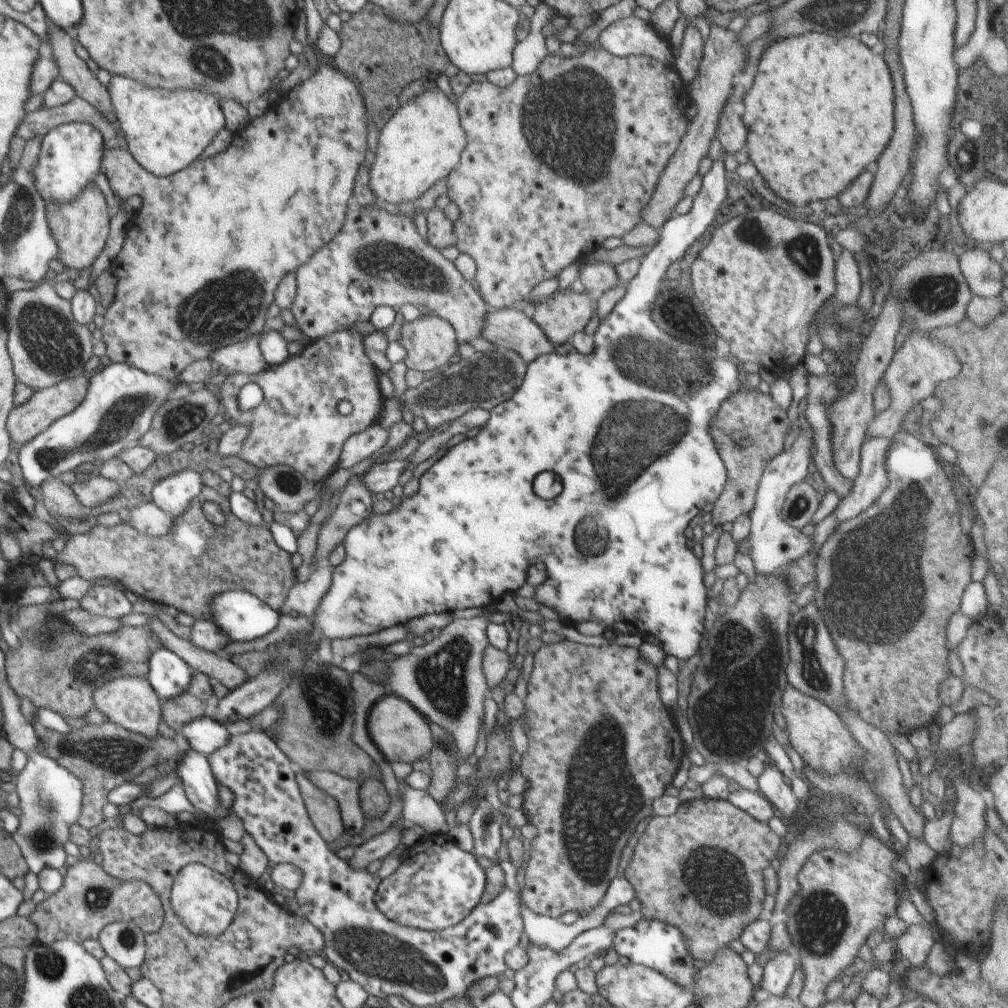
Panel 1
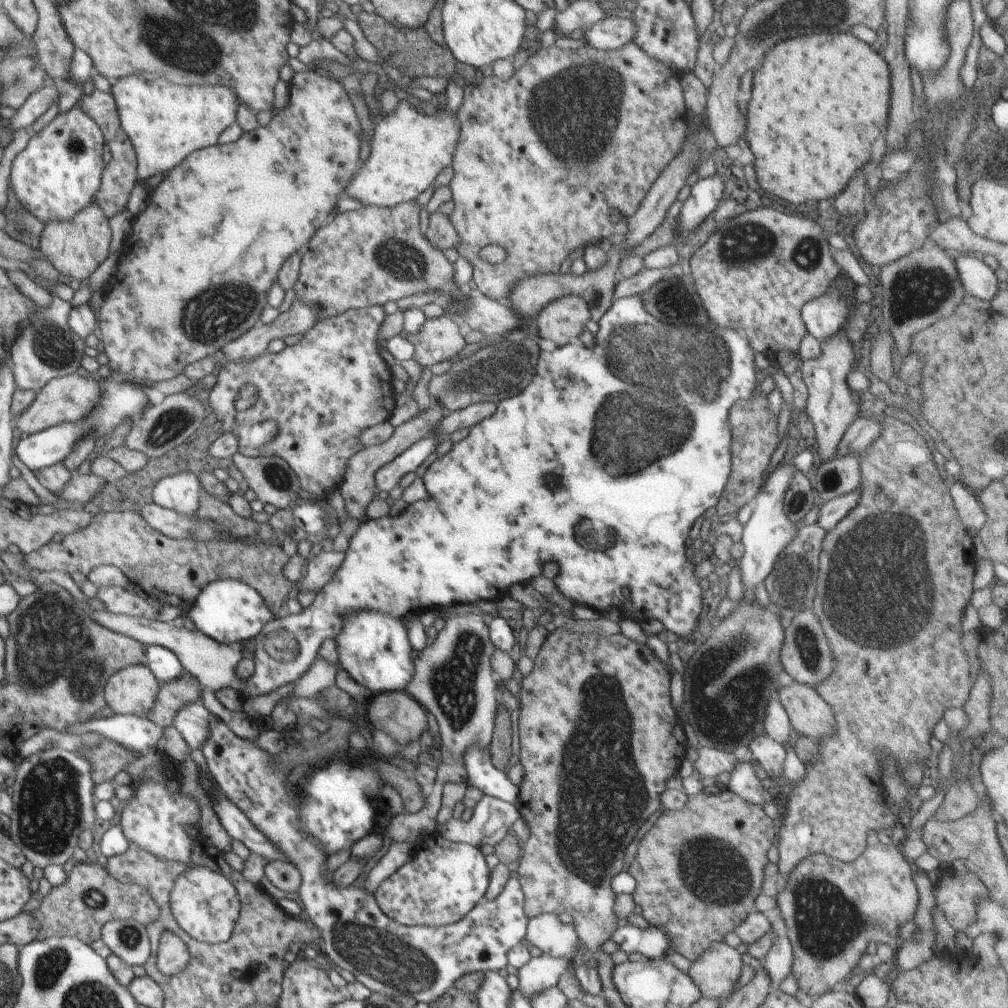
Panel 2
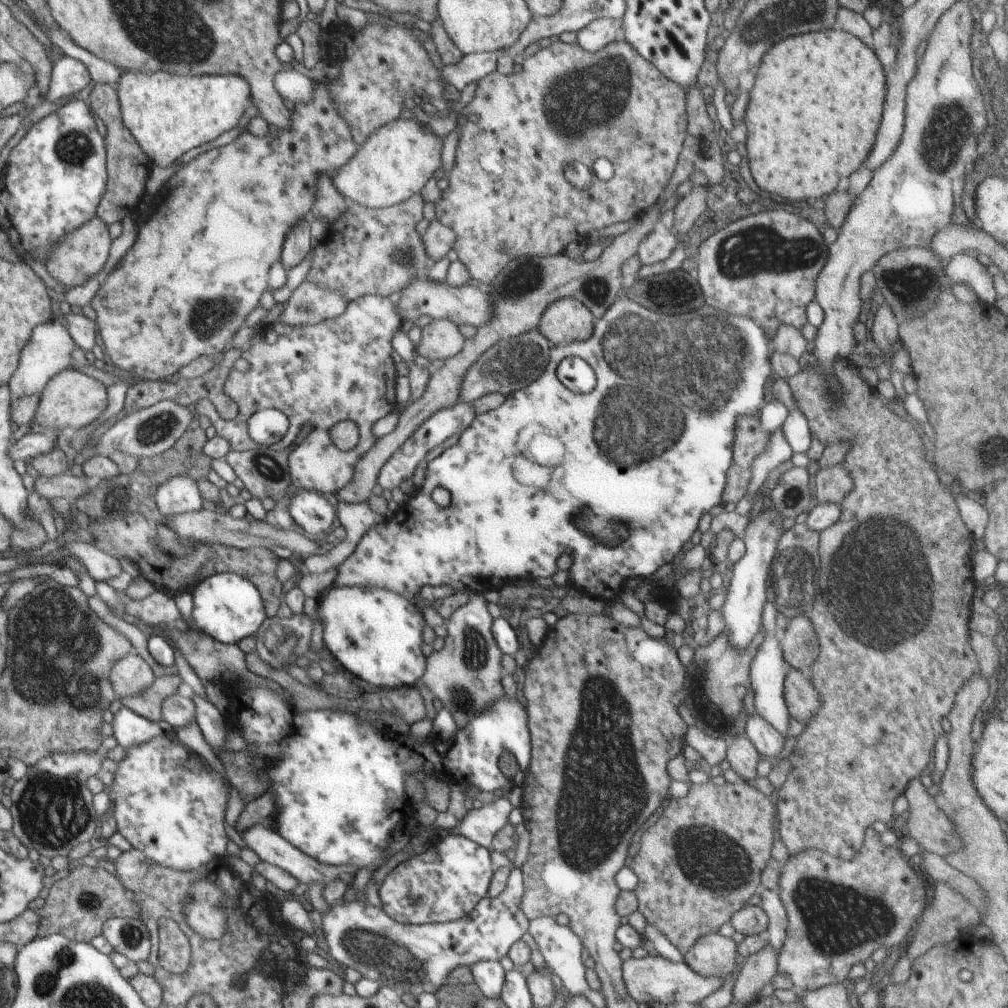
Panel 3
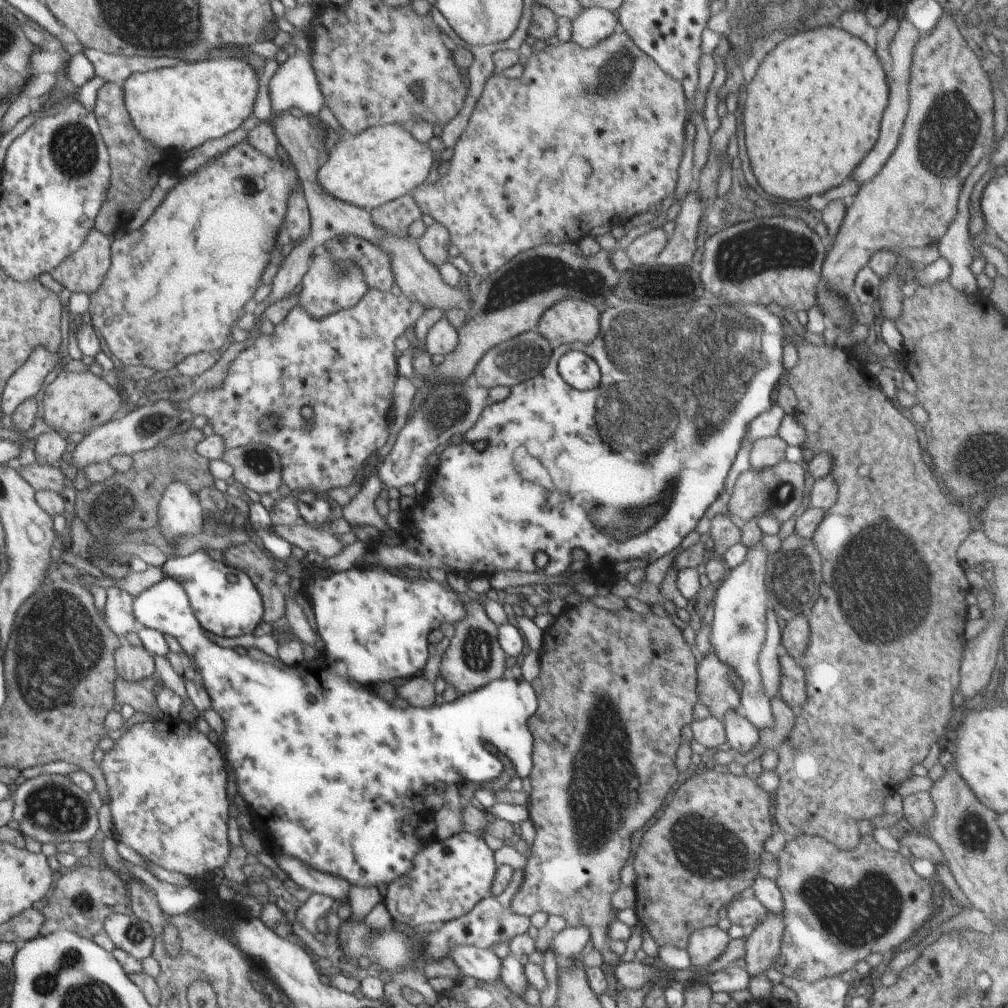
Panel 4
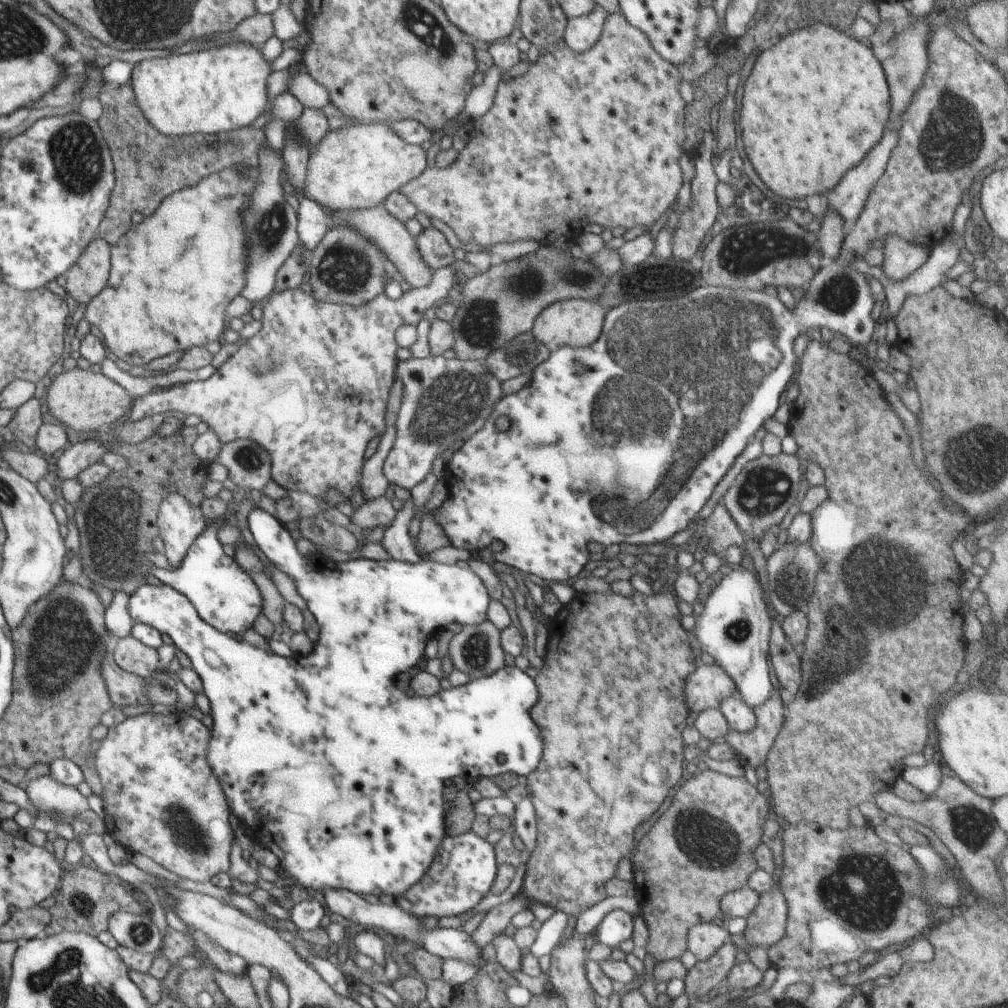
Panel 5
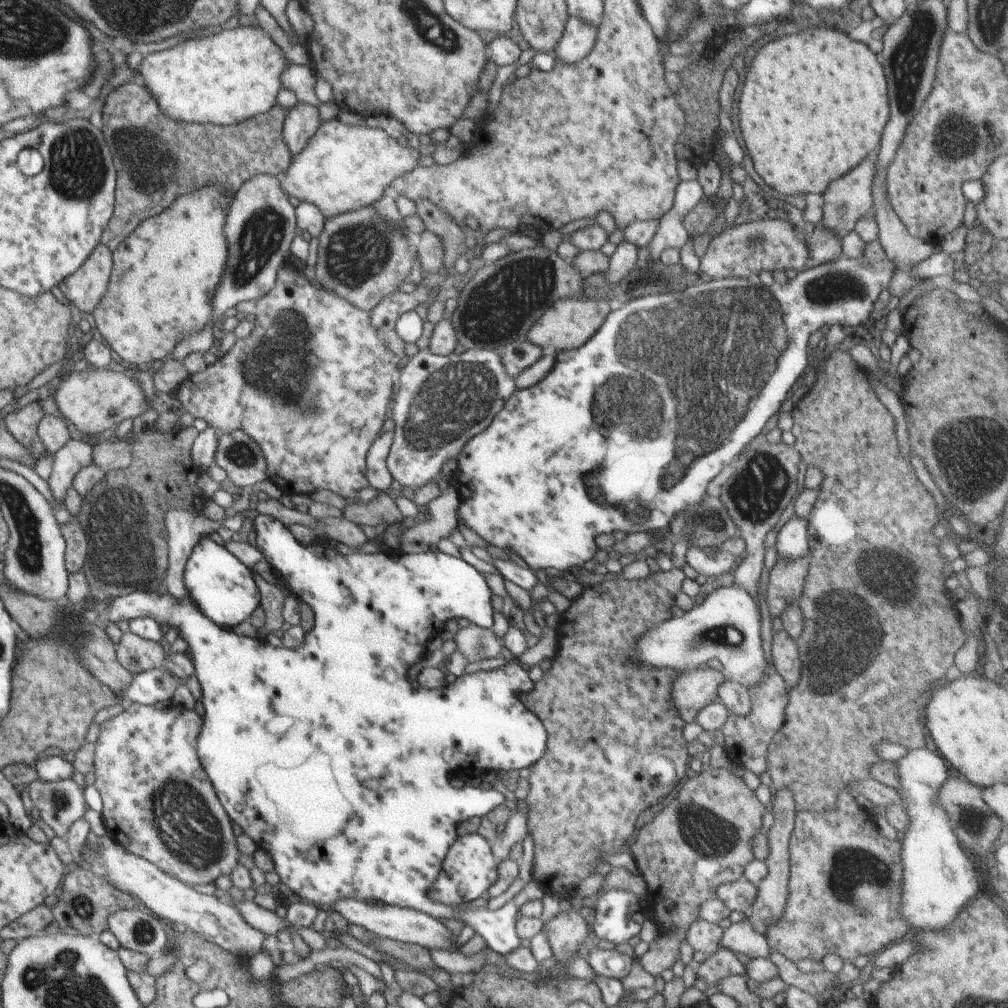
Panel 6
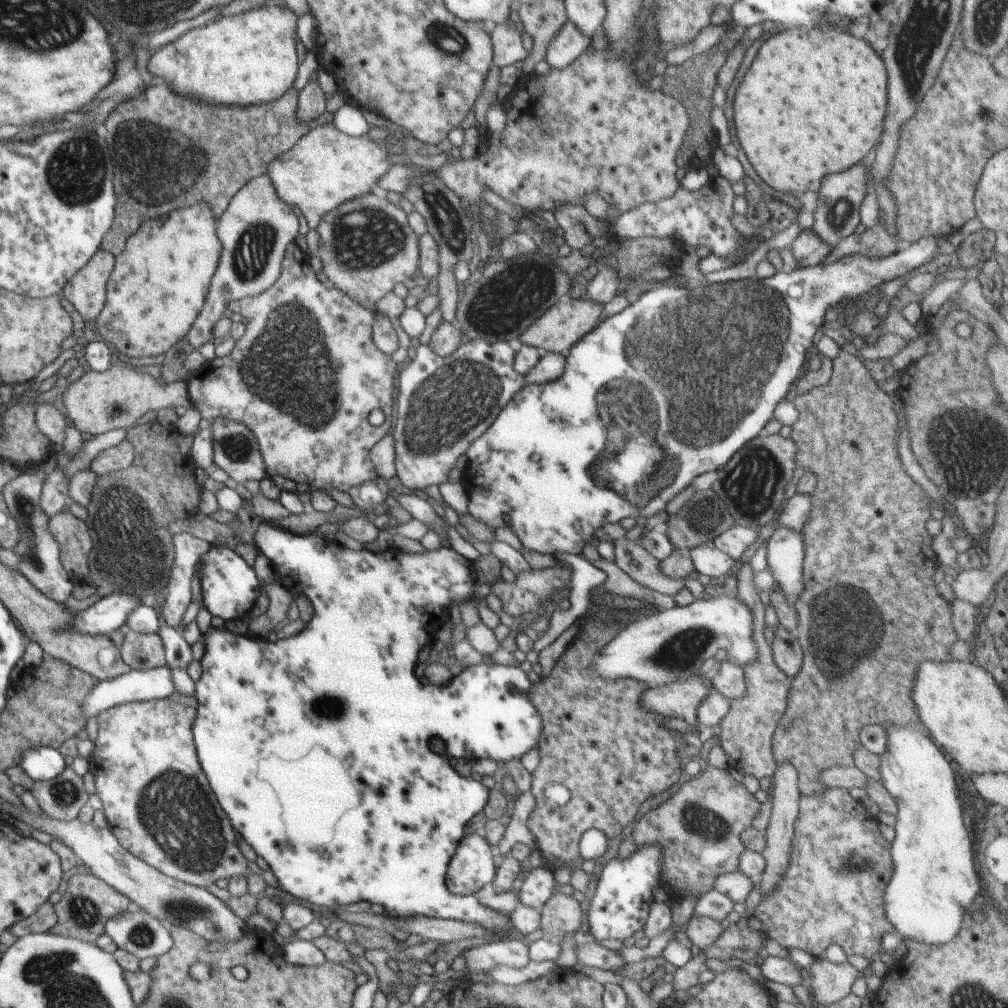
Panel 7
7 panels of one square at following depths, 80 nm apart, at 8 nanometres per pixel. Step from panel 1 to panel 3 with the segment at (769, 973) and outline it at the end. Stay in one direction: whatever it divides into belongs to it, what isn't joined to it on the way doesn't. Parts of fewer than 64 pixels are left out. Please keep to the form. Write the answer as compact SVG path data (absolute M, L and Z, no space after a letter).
M762 889L760 896L762 898L760 906L764 909L769 920L769 925L766 930L768 939L773 950L780 956L783 943L787 937L787 914L777 891Z

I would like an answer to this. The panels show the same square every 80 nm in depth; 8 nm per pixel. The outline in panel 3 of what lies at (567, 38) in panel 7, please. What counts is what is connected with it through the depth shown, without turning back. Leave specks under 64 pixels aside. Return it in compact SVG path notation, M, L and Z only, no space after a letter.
M622 18L592 21L577 32L577 44L593 53L603 50L606 45L621 38L622 23Z

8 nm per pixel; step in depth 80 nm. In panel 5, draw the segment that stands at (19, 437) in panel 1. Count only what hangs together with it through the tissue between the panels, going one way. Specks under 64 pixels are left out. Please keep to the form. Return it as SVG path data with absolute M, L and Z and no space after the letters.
M76 367L69 371L55 372L50 376L49 384L49 413L74 432L86 434L88 431L110 427L112 422L126 414L130 406L130 396L122 385L101 373L90 371L90 368L83 370Z

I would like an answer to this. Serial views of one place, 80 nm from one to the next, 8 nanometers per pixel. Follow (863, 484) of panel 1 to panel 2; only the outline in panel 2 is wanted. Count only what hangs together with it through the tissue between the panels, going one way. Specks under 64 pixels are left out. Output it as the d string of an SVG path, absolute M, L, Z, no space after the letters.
M856 487L852 492L834 497L824 502L818 524L828 532L832 531L845 516L854 512L863 493L862 487Z

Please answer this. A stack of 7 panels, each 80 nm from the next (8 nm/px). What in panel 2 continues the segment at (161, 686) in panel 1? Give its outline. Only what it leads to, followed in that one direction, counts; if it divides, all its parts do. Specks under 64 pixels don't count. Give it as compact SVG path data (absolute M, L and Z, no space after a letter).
M160 645L146 647L146 665L160 685L177 681L186 672L182 661L167 648Z

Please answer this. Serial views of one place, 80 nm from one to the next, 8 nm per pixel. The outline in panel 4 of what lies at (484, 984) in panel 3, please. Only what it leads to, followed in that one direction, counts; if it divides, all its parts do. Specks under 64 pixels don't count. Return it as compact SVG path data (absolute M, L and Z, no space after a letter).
M459 945L449 952L450 960L454 960L461 973L466 977L474 977L482 984L496 983L501 978L501 959L488 949L479 949L469 945Z

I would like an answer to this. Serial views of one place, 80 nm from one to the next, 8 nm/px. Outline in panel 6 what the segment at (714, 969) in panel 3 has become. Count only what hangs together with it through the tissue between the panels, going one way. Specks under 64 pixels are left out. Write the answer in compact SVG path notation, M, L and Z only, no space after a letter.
M700 918L689 926L686 941L694 951L702 952L709 957L720 947L722 937L723 928L718 923L711 923Z

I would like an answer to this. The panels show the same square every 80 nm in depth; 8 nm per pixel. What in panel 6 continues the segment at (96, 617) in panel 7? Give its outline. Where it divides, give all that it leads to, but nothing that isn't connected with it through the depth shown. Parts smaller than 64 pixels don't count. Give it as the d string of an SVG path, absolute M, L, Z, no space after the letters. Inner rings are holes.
M254 513L252 519L255 525L256 532L256 548L265 556L265 560L271 565L274 570L278 583L282 588L289 590L300 601L304 600L306 604L312 607L315 614L314 629L305 634L303 642L297 648L288 650L282 646L276 648L266 640L251 639L250 637L238 636L230 628L222 628L214 624L207 616L204 616L200 609L188 598L175 599L170 593L158 594L146 590L137 590L123 597L116 597L108 604L108 608L101 605L98 610L96 623L106 627L106 620L117 624L118 620L137 619L146 617L155 620L159 625L168 626L168 628L176 628L178 636L188 644L187 649L192 654L191 661L196 669L196 678L201 686L203 694L202 702L204 706L204 718L202 725L202 734L197 738L197 753L200 756L200 762L206 770L206 774L212 780L216 794L224 806L224 788L234 788L234 776L236 772L242 774L240 782L238 782L238 792L236 792L236 800L234 800L234 808L238 814L240 810L250 810L250 794L260 790L260 786L264 786L264 782L268 782L268 786L272 786L272 794L268 796L274 798L274 806L272 806L272 824L276 824L276 818L280 814L282 818L282 826L278 826L280 830L274 832L276 838L282 838L282 832L290 832L290 854L282 854L276 856L272 854L274 859L274 870L282 881L292 892L294 897L300 900L306 900L314 903L318 907L328 909L331 904L338 899L353 898L358 900L376 900L376 902L384 902L394 906L408 907L427 912L439 921L448 919L456 919L461 926L472 926L475 932L481 934L494 952L500 955L509 955L520 947L520 937L516 932L516 921L519 914L519 909L527 902L540 901L543 899L544 890L535 881L530 881L524 888L518 892L511 901L507 902L498 910L470 910L468 912L460 911L460 906L452 907L451 905L443 905L436 903L435 900L429 898L429 888L431 884L438 878L442 861L454 842L458 837L456 835L456 826L462 821L471 816L484 816L490 810L494 810L496 806L504 804L502 794L492 792L488 788L478 788L479 778L483 773L488 773L495 770L497 773L506 772L506 770L522 770L522 768L532 768L546 750L546 729L538 717L526 708L520 701L520 694L524 692L532 692L535 683L528 677L527 670L521 664L510 661L508 664L495 668L491 671L476 671L470 675L464 674L456 677L452 683L447 683L440 690L424 690L424 688L416 688L408 682L406 672L408 666L418 662L420 656L424 654L424 647L430 644L435 637L438 637L446 628L446 622L452 618L466 618L472 624L483 629L490 629L493 626L493 611L491 610L491 591L480 572L476 572L472 566L468 566L464 560L446 556L446 554L434 554L434 552L426 552L426 554L410 554L402 553L396 549L383 550L379 554L364 554L360 550L353 550L352 554L338 554L333 547L328 548L324 544L315 544L314 546L303 546L300 542L294 539L294 536L287 527L279 520L268 515L260 515ZM452 774L466 774L472 778L473 784L454 784Z

